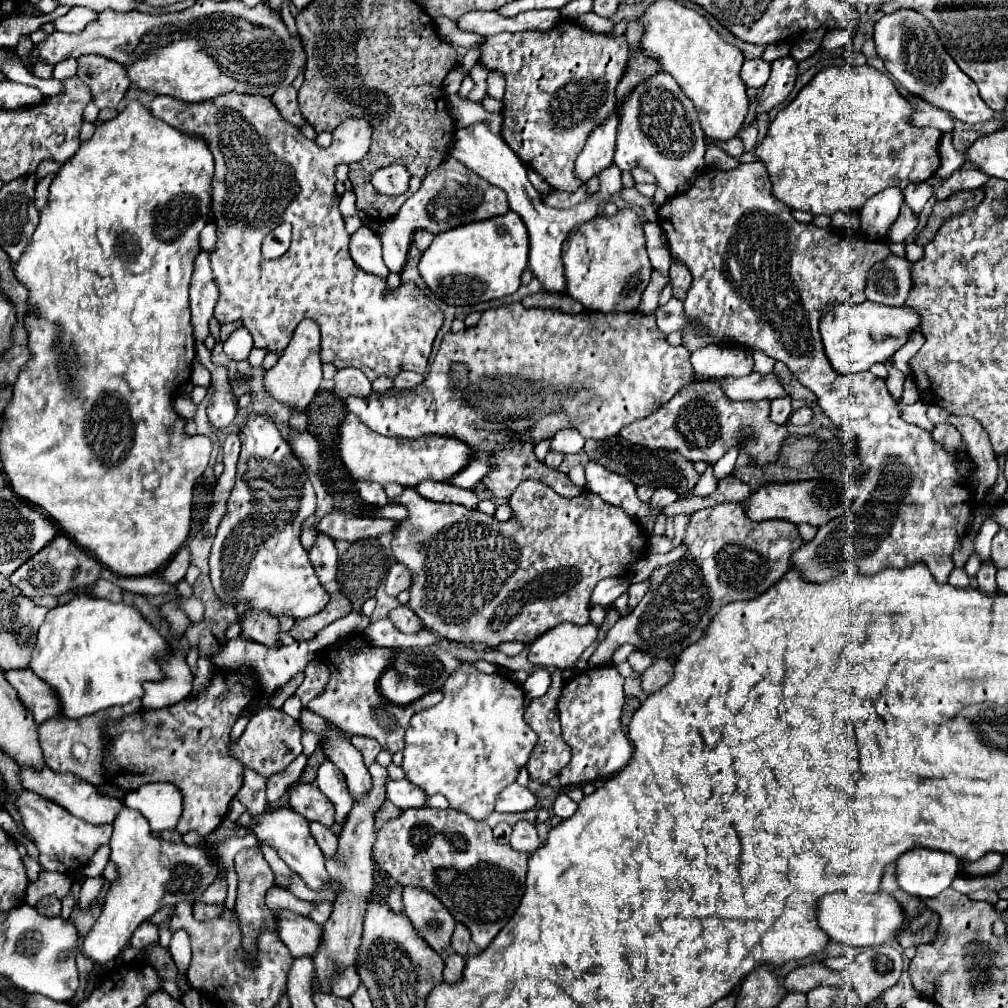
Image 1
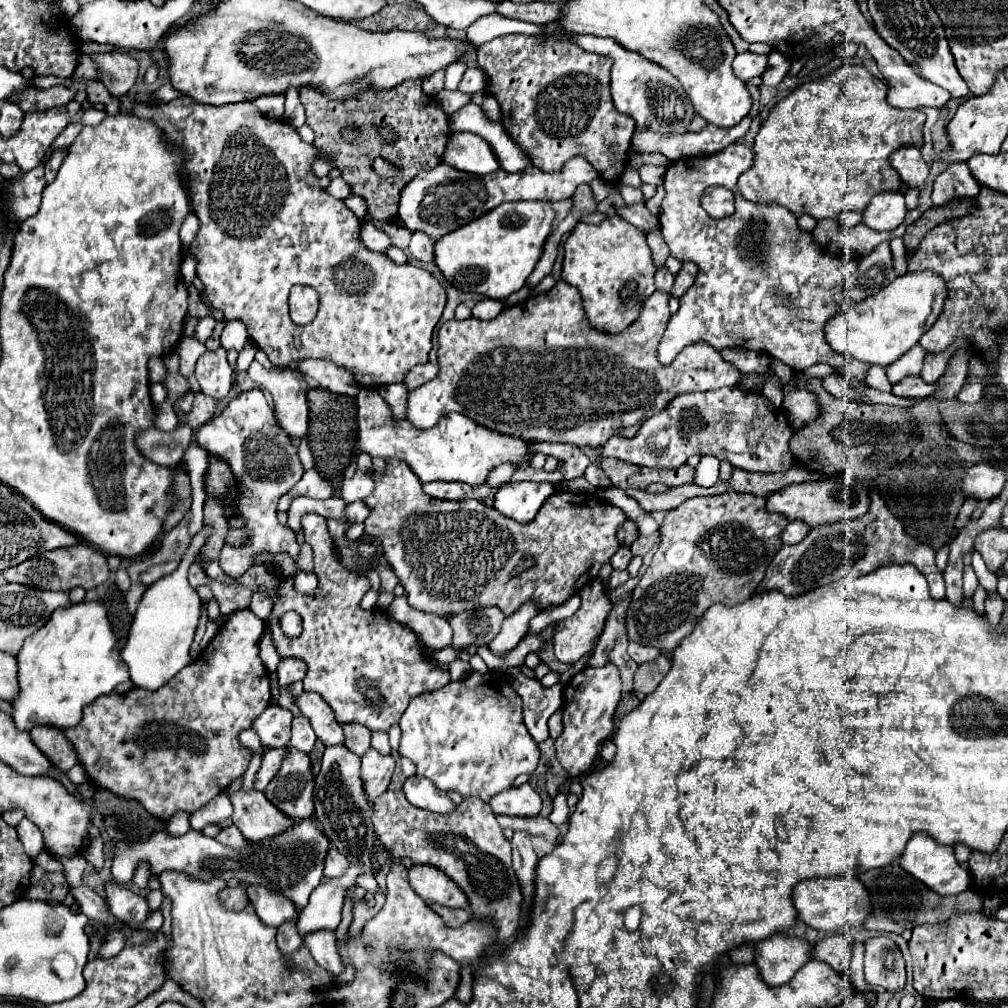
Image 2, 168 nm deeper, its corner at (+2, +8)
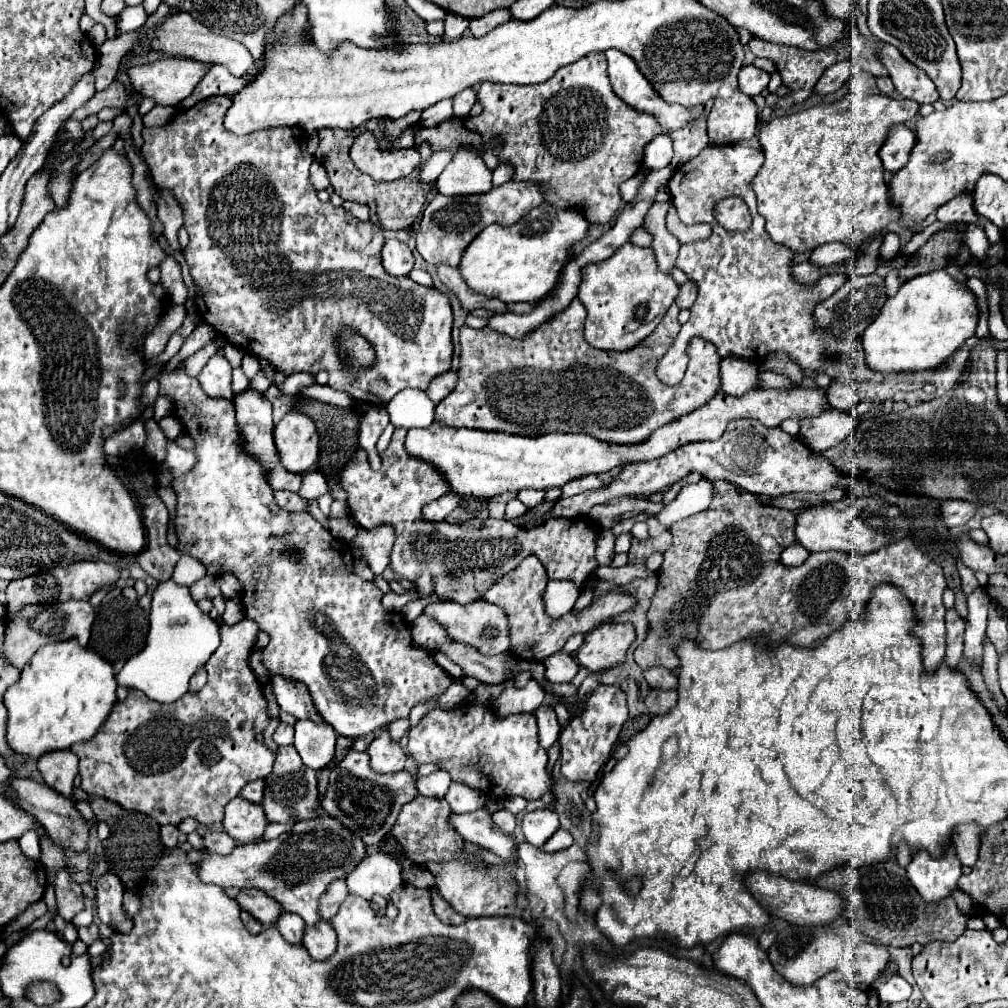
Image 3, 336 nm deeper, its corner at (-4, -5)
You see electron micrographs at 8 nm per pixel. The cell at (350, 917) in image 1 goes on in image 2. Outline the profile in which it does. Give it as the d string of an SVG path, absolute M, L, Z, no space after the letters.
M369 749L361 757L361 779L363 779L363 791L367 801L375 801L387 791L387 785L391 781L395 759L391 755L381 755L375 749Z

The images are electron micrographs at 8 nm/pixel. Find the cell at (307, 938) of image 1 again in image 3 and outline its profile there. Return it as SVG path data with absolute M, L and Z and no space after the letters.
M241 890L237 896L235 896L235 902L239 904L241 910L247 910L253 918L257 918L261 924L273 924L279 914L281 914L281 908L277 906L277 902L273 902L271 898L267 898L265 892L261 890Z

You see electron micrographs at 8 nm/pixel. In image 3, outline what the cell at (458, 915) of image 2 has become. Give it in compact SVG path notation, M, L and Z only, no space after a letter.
M431 888L431 898L433 898L433 910L441 918L441 922L445 922L445 924L461 924L461 922L465 922L465 918L461 918L461 914L457 914L451 908L451 904L439 894L437 888Z

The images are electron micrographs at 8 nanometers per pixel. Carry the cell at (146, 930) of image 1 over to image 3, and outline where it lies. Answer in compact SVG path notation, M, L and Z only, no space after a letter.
M111 872L99 876L99 880L97 880L97 914L99 914L99 918L113 930L129 932L133 928L131 926L133 922L129 918L125 918L125 914L121 910L121 902L123 902L121 880Z

